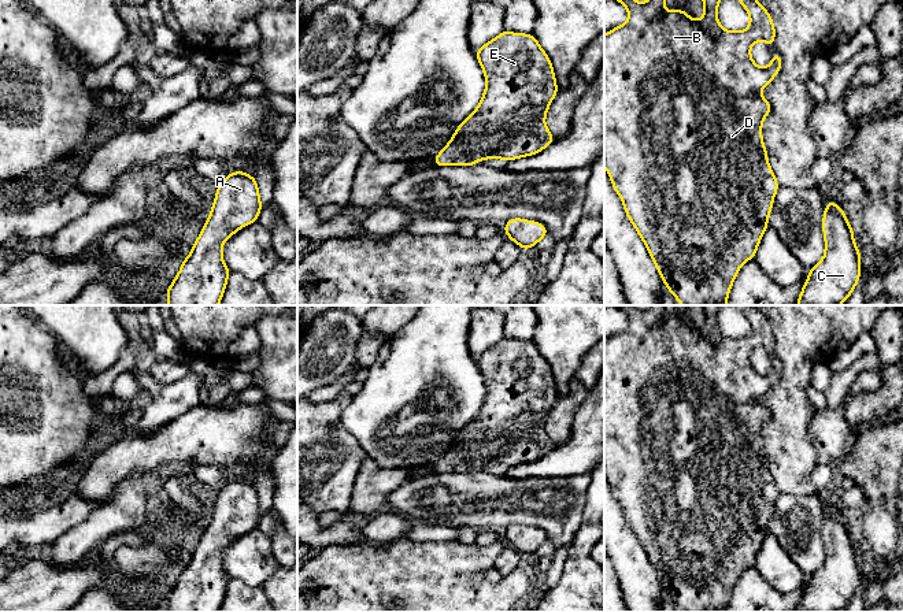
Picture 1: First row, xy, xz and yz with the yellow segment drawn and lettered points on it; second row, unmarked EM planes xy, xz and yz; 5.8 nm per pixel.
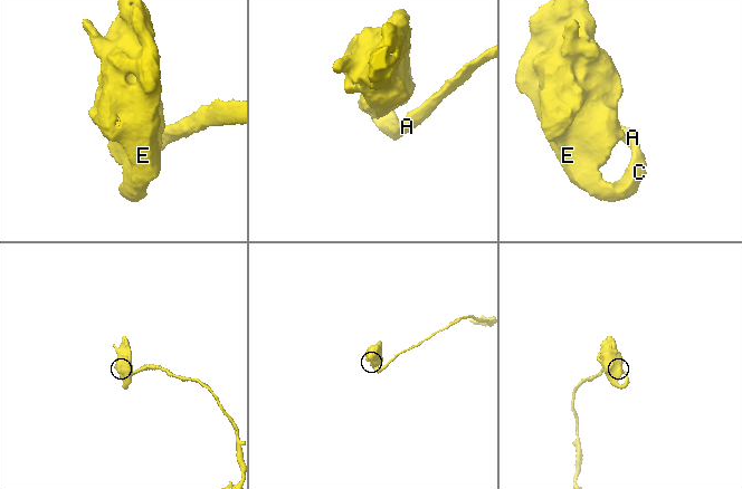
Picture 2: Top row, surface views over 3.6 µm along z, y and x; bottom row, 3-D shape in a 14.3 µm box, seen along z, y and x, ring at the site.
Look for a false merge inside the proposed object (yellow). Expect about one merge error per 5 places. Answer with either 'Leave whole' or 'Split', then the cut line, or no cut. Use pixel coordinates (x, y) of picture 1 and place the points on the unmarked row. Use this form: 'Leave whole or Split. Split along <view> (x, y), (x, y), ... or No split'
Leave whole. No split

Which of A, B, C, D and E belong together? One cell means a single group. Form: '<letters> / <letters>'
A B C D E

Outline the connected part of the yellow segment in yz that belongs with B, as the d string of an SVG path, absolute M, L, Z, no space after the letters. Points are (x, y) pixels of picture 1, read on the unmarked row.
M633 305L614 307L626 314L629 326L625 331L610 337L604 342L604 474L613 494L623 509L629 527L644 548L670 600L682 612L726 612L729 597L740 574L745 567L754 567L755 564L760 544L769 533L767 524L778 497L778 489L767 468L767 459L762 449L762 427L770 420L771 413L758 398L778 381L782 366L777 359L773 359L771 370L766 375L760 375L750 361L752 350L759 346L773 355L776 335L771 323L755 305L736 305L747 316L751 331L743 338L726 338L721 334L717 323L718 309L723 305L702 305L704 322L700 329L693 327L684 316L671 316L665 320L663 312L667 305L651 305L647 309L639 309Z

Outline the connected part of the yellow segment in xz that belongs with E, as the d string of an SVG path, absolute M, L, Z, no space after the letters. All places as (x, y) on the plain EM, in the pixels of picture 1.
M502 338L475 357L486 394L473 420L456 435L451 448L433 466L434 472L471 472L480 466L514 467L536 461L555 448L544 426L559 398L548 361L533 341Z

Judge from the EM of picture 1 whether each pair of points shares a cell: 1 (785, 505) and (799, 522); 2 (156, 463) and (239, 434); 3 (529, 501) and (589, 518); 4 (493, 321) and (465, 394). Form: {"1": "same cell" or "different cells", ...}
{"1": "same cell", "2": "same cell", "3": "different cells", "4": "different cells"}

